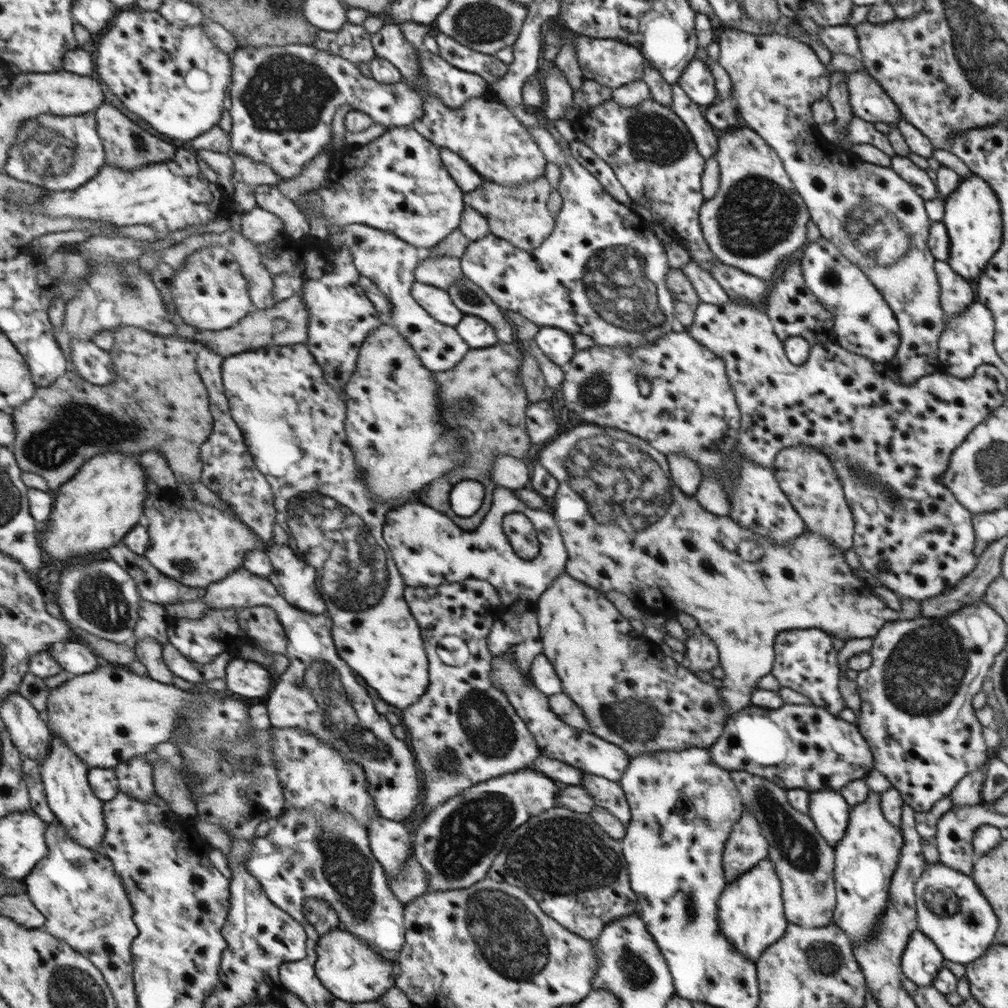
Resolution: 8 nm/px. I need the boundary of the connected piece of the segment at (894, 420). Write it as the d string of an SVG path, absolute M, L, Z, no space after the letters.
M732 300L726 306L716 306L716 304L701 302L698 308L696 308L692 324L686 328L690 336L694 337L694 340L698 340L710 352L717 353L726 362L730 384L737 392L738 400L742 400L742 408L745 410L742 415L742 456L752 459L752 461L761 464L762 467L772 468L773 463L776 462L777 455L788 447L808 444L812 448L818 448L820 452L824 452L833 461L838 477L841 478L846 500L848 500L848 504L852 508L852 516L856 518L853 548L860 559L861 568L866 570L868 574L872 574L882 586L895 592L898 597L912 598L912 600L920 603L922 600L936 598L938 595L944 594L945 591L948 591L954 584L958 584L965 576L972 574L977 569L977 563L980 558L973 554L976 547L976 539L971 520L972 514L964 505L957 501L951 490L942 484L940 476L946 472L948 464L950 464L952 452L966 440L973 427L978 426L978 424L988 418L992 411L1004 404L1007 394L1006 377L995 366L982 365L976 368L974 374L967 379L938 370L938 372L926 375L924 378L917 380L916 383L906 386L906 384L898 382L894 374L888 376L888 370L893 372L889 365L884 366L886 376L876 374L878 370L872 366L872 361L874 360L870 360L869 357L866 360L858 352L850 352L845 345L841 344L836 335L834 335L833 339L826 340L826 344L814 344L807 361L804 364L795 365L793 362L788 362L788 358L784 356L782 342L776 338L777 332L772 330L772 323L772 318L766 316L760 310L760 304Z

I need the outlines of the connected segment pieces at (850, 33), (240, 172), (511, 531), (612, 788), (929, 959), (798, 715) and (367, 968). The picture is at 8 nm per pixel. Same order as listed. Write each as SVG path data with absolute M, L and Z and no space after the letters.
M846 25L822 27L818 32L818 40L832 54L861 57L858 36L853 27Z
M228 153L234 158L234 165L236 165L236 184L245 182L248 186L258 185L279 185L284 182L282 176L265 161L258 162L247 155L241 153Z
M521 513L507 515L504 521L504 532L508 534L513 549L525 560L533 560L539 552L536 530L527 517Z
M582 771L582 788L590 792L596 806L608 809L622 824L630 823L631 810L619 781Z
M914 931L903 954L902 969L906 979L918 987L930 987L945 963L945 956L934 941L925 933Z
M750 704L741 711L730 714L724 734L708 749L713 760L725 770L747 771L764 780L773 781L782 788L802 788L812 794L818 791L840 791L853 780L866 778L872 770L873 753L866 741L860 736L855 723L848 724L825 708L784 704L772 710Z
M340 926L338 930L321 936L317 951L320 956L317 962L320 981L342 1001L352 1004L377 1001L396 985L396 962L387 960L376 949L370 948L366 940L354 936L346 927Z

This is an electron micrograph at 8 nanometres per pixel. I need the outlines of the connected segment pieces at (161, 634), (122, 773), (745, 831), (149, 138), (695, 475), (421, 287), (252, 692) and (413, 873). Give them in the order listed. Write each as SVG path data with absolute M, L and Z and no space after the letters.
M142 597L140 620L138 626L136 626L137 642L151 638L164 645L170 641L167 617L168 612L165 606L150 602Z
M146 755L136 756L130 761L116 768L122 790L136 800L148 804L157 796L154 766Z
M750 809L745 811L746 816L741 816L742 824L733 828L725 843L724 869L726 880L730 883L769 856L769 839L758 823L757 816Z
M106 102L97 110L98 128L102 138L105 140L105 148L108 156L108 165L118 166L130 170L140 170L150 164L158 164L174 159L176 146L158 138L157 132L148 127L136 124L132 118L128 118L122 110L118 110L114 104Z
M668 454L667 461L669 470L673 472L673 478L677 481L678 489L688 497L695 496L703 481L702 468L684 454Z
M415 282L413 284L412 295L434 320L441 321L442 324L453 325L460 323L465 318L465 313L453 303L451 296L444 289L435 288L433 285Z
M242 658L233 659L228 667L228 691L235 696L248 700L249 698L262 698L270 694L272 686L271 670L258 662Z
M414 848L410 850L410 858L404 866L404 874L400 878L394 878L390 884L404 906L429 892L430 876L426 876L426 868L422 868L421 862L414 858Z

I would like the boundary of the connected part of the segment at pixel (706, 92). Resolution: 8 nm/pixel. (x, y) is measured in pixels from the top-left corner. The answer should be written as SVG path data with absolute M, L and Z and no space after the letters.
M694 59L690 62L677 84L703 109L716 100L717 88L714 88L714 78L705 61Z

